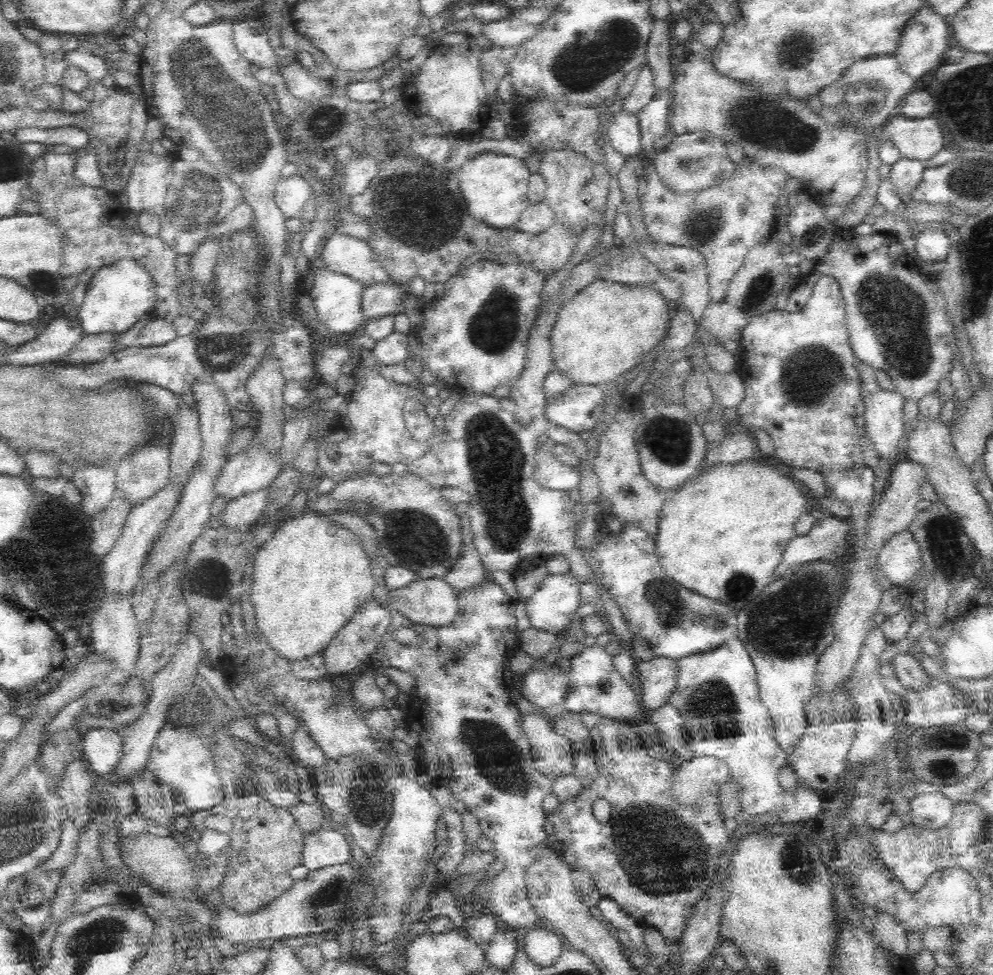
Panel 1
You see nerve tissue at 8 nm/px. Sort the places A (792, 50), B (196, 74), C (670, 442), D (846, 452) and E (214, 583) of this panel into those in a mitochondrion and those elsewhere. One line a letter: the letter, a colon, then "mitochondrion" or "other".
A: mitochondrion
B: mitochondrion
C: mitochondrion
D: other
E: mitochondrion

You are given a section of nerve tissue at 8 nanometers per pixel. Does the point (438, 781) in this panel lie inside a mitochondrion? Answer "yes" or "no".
no

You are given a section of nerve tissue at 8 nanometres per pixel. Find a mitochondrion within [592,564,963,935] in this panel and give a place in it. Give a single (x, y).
(653, 872)

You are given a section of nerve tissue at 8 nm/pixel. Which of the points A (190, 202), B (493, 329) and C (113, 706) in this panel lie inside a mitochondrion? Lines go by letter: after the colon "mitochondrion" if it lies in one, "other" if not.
A: mitochondrion
B: mitochondrion
C: other

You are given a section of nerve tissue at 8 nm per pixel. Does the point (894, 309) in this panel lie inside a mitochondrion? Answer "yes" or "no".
yes

